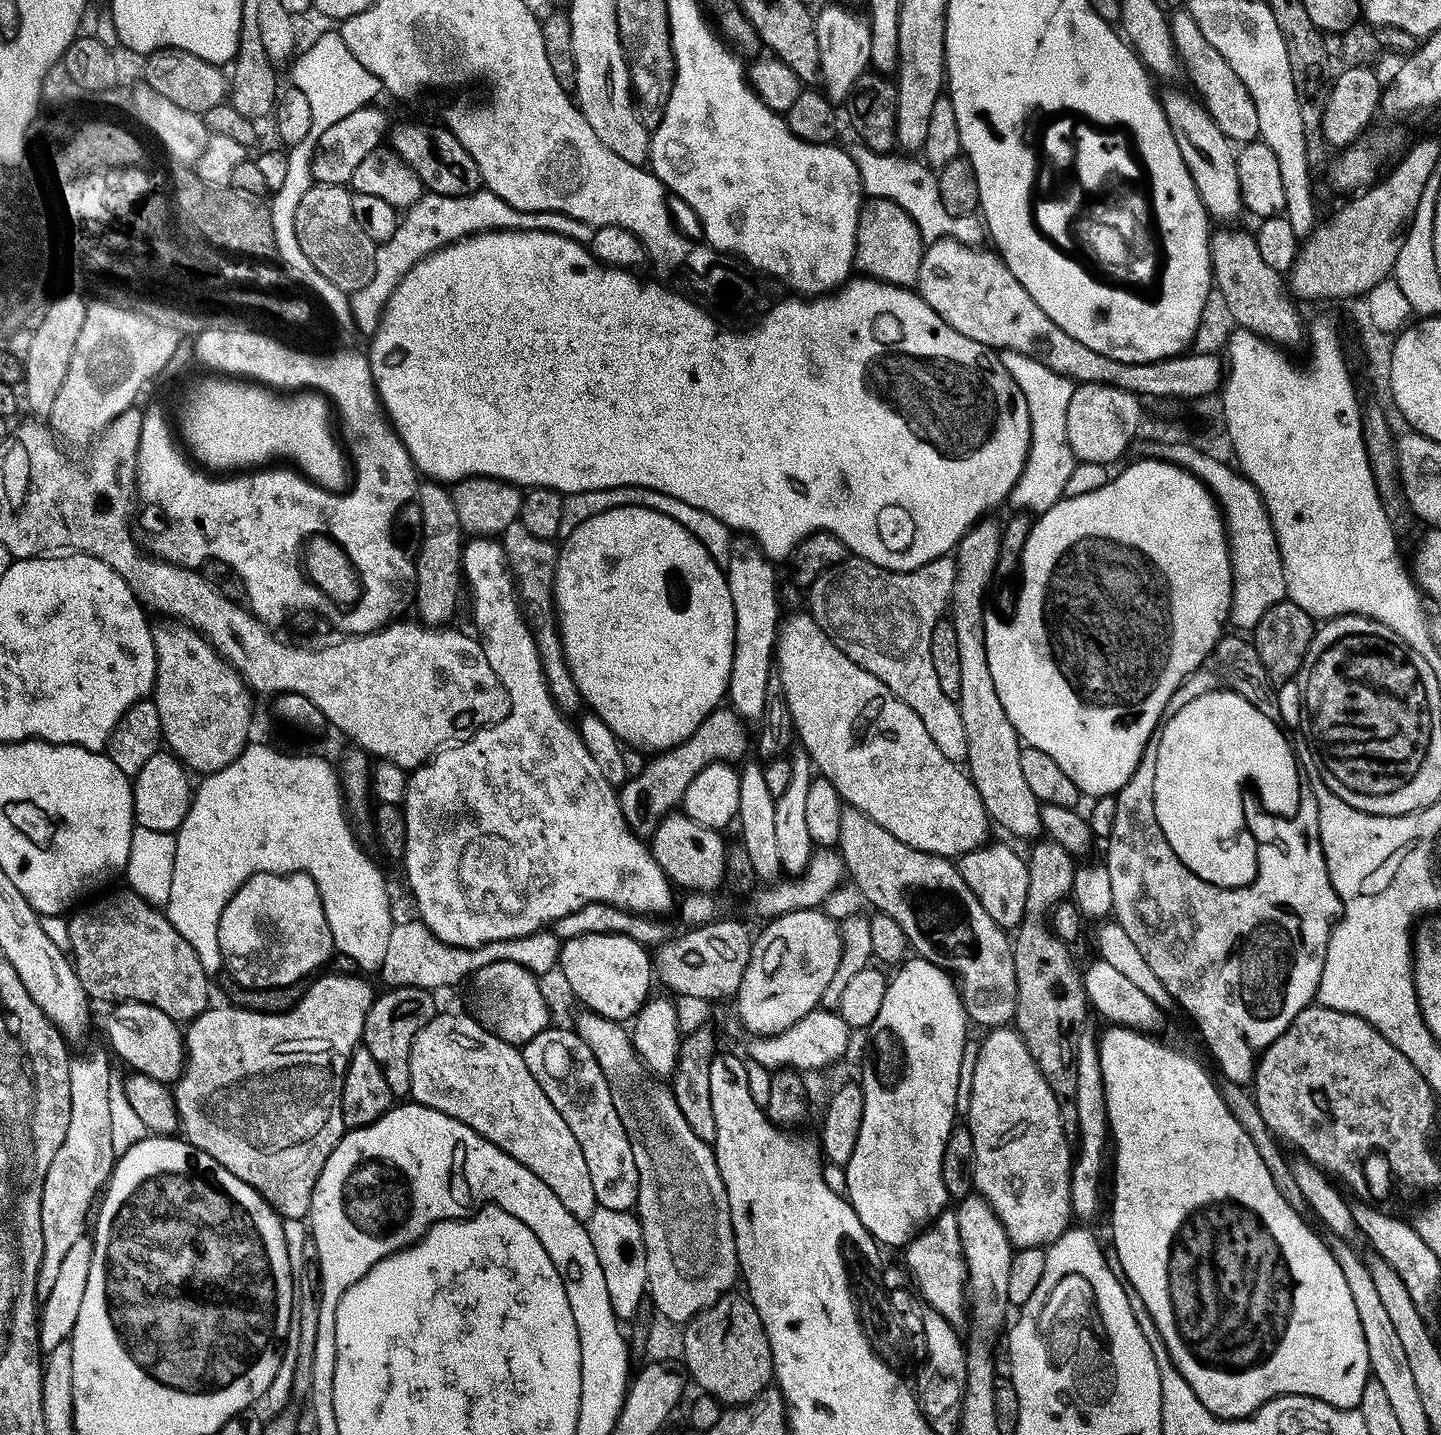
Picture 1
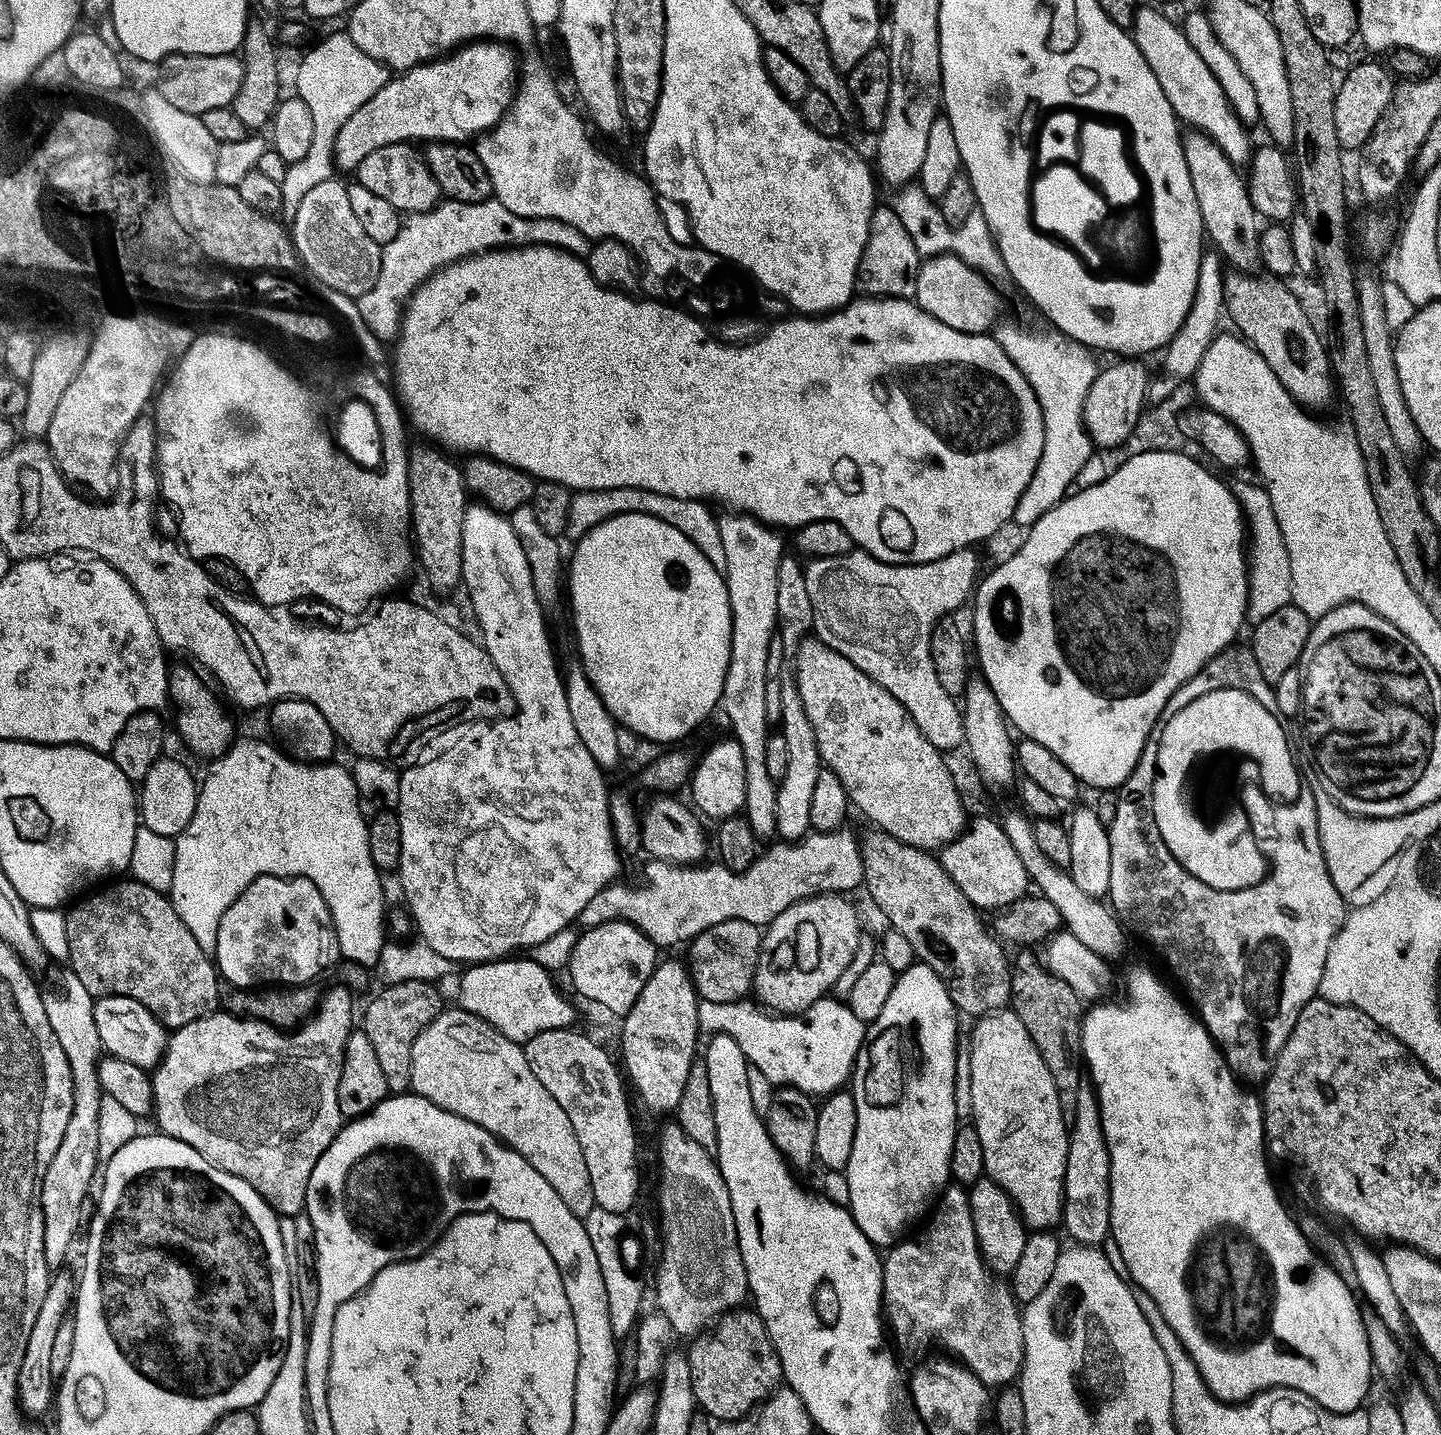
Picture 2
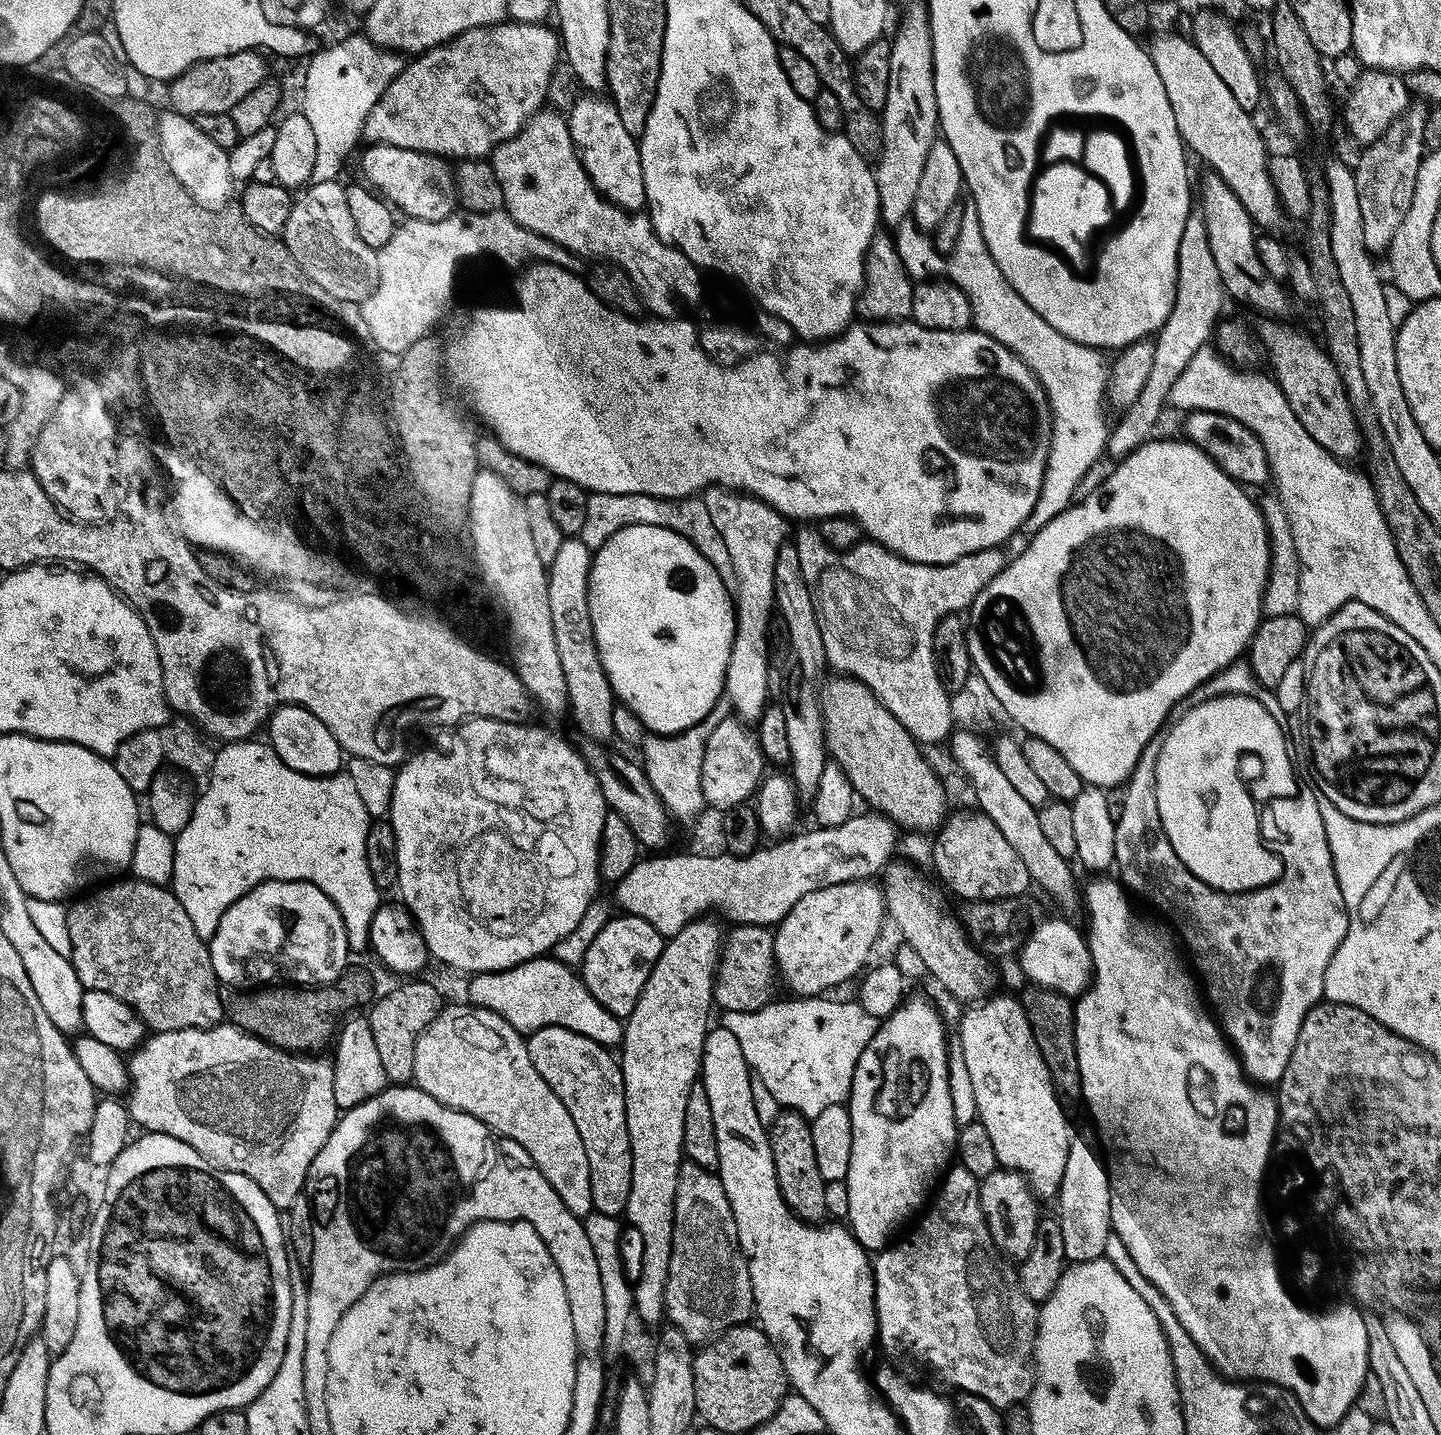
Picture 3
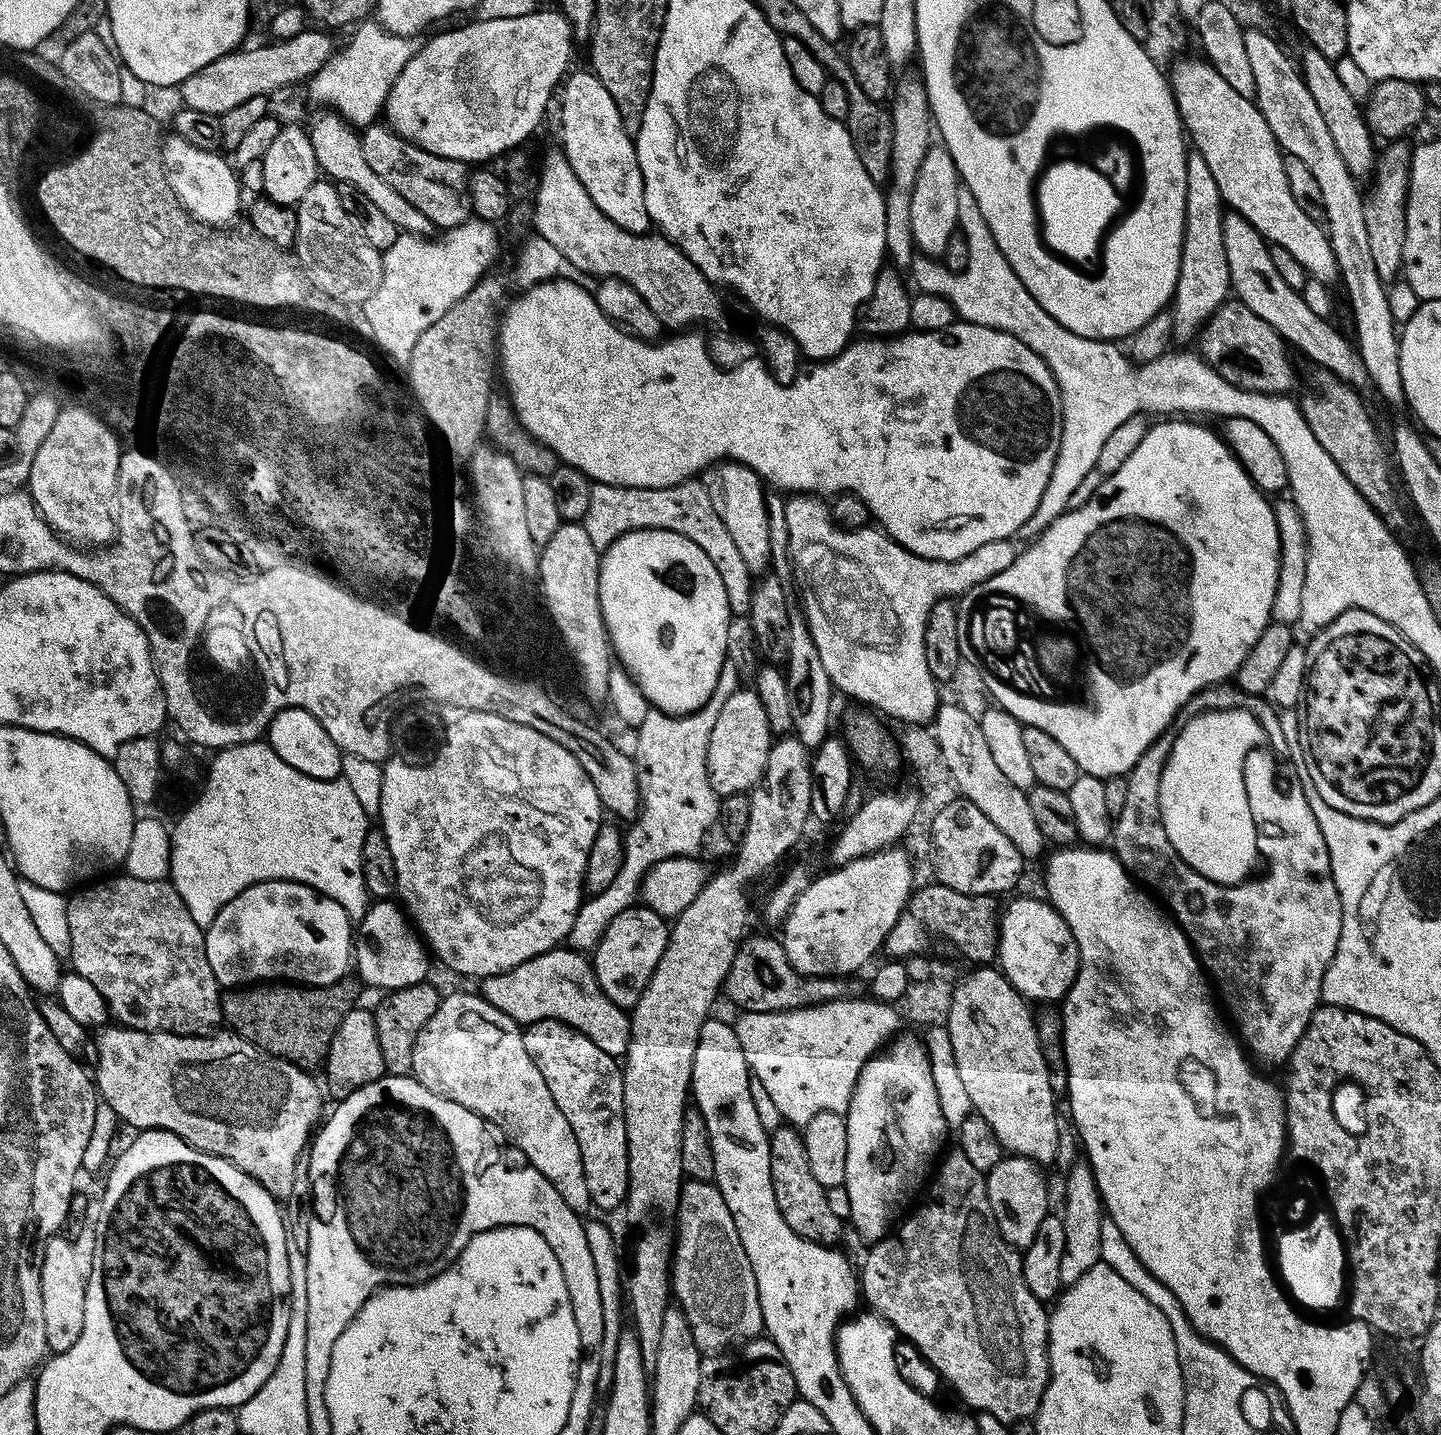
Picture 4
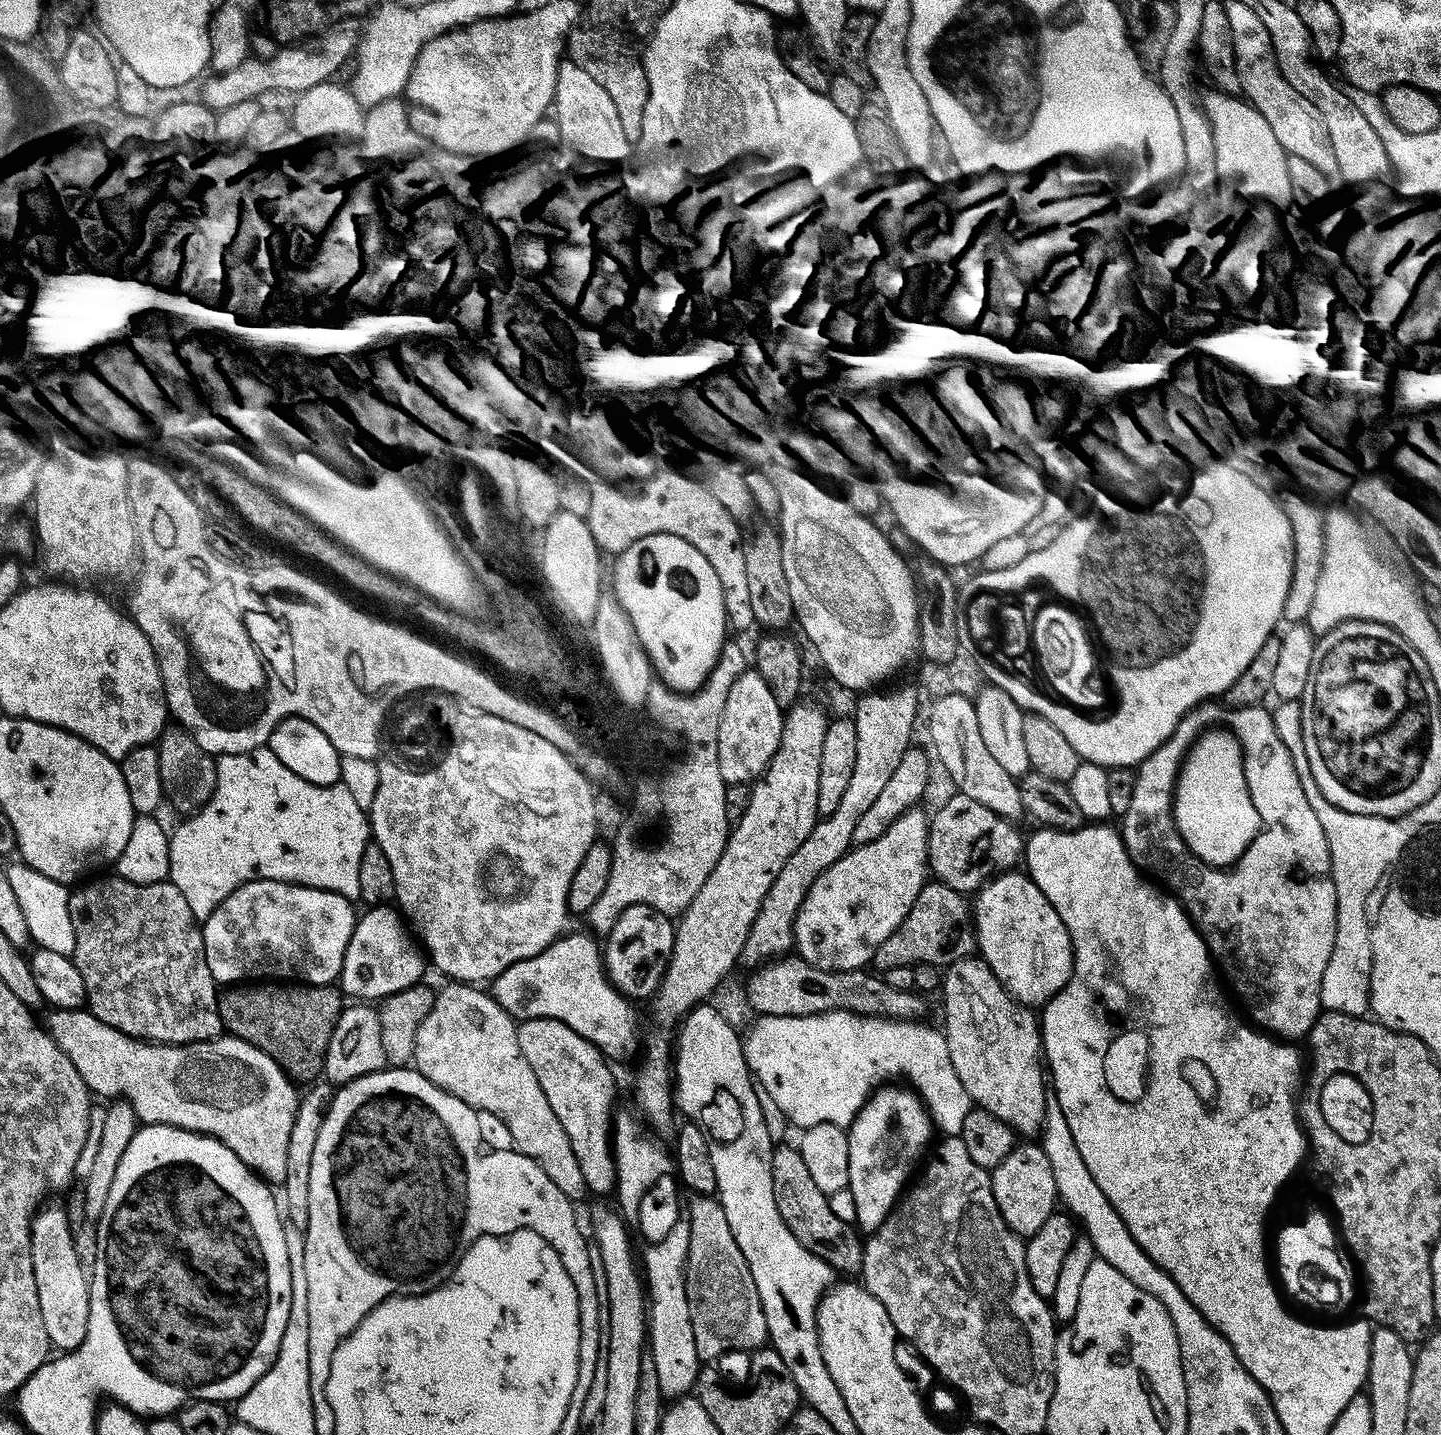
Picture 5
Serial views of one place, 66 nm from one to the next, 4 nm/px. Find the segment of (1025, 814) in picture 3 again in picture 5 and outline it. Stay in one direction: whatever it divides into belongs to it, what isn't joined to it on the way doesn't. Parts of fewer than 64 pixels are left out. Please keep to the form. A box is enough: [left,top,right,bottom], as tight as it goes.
[930,694,1025,822]

